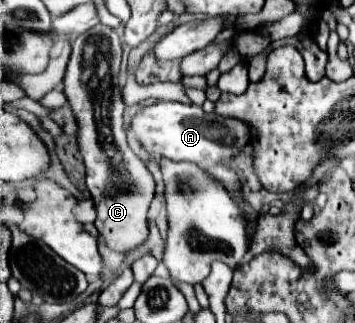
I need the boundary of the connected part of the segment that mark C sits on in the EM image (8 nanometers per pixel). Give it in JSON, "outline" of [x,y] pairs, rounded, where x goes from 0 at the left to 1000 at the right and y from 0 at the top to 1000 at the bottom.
{"outline":[[[285,80],[285,111],[223,111],[206,130],[206,161],[200,161],[189,223],[177,241],[177,285],[217,372],[217,446],[223,446],[223,471],[245,520],[245,582],[262,607],[268,650],[273,650],[268,700],[313,774],[369,780],[386,762],[397,762],[420,731],[414,650],[437,601],[437,551],[408,520],[408,508],[397,514],[392,489],[375,477],[358,440],[358,415],[346,396],[352,322],[341,303],[341,272],[335,272],[335,241],[330,241],[335,204],[341,204],[341,118],[324,93]]]}

